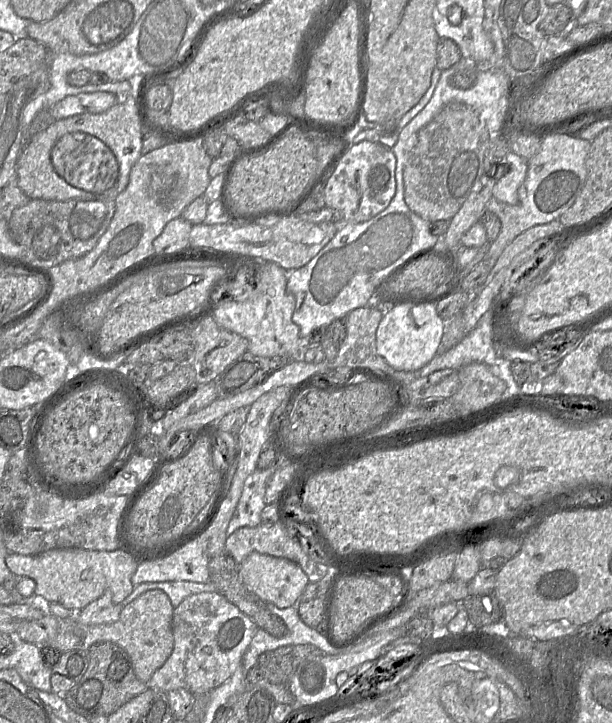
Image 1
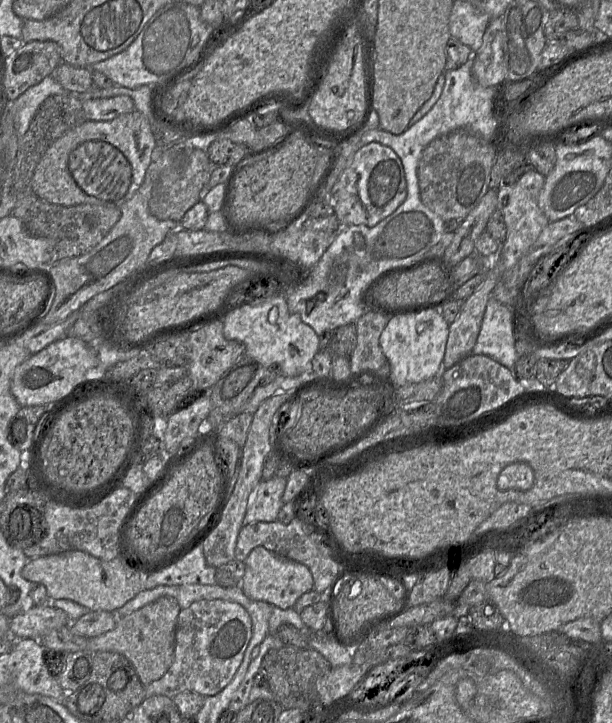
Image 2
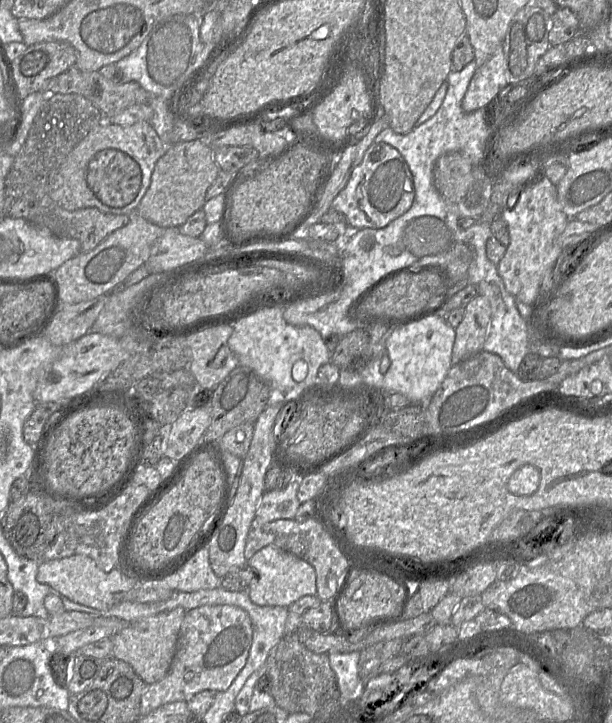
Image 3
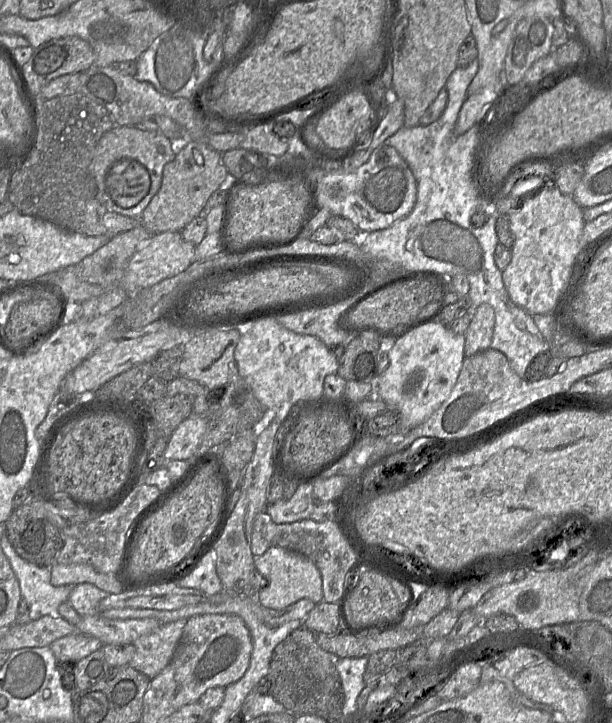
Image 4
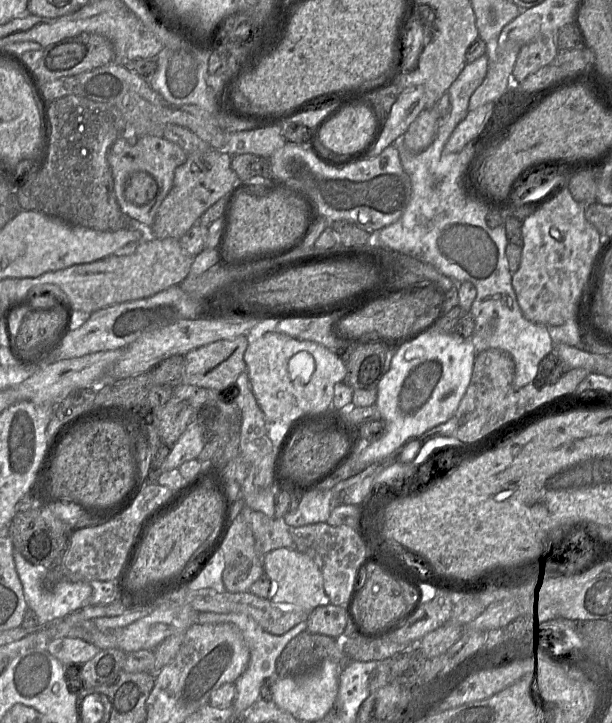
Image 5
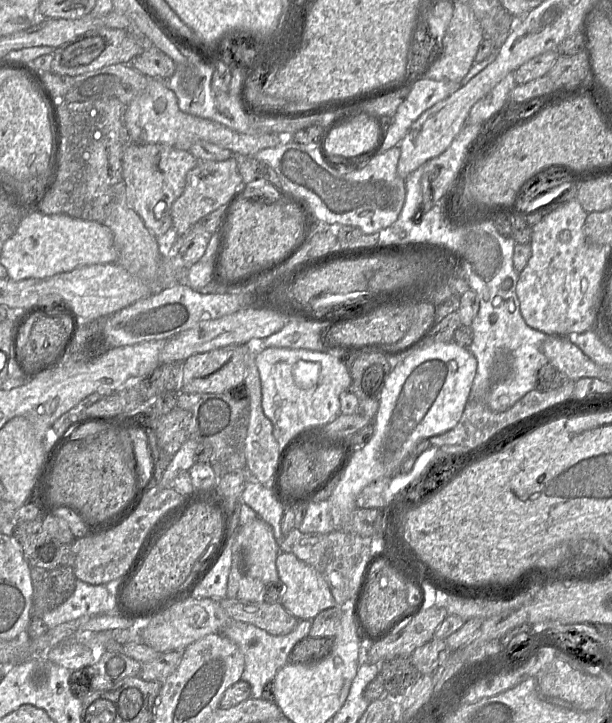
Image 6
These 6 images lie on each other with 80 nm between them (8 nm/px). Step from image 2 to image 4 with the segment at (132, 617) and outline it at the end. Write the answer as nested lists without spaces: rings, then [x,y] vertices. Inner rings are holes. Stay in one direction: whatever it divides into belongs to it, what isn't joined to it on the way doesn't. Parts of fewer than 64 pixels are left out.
[[[183,619],[165,623],[135,640],[129,666],[150,679],[155,678],[170,663],[185,624]]]

